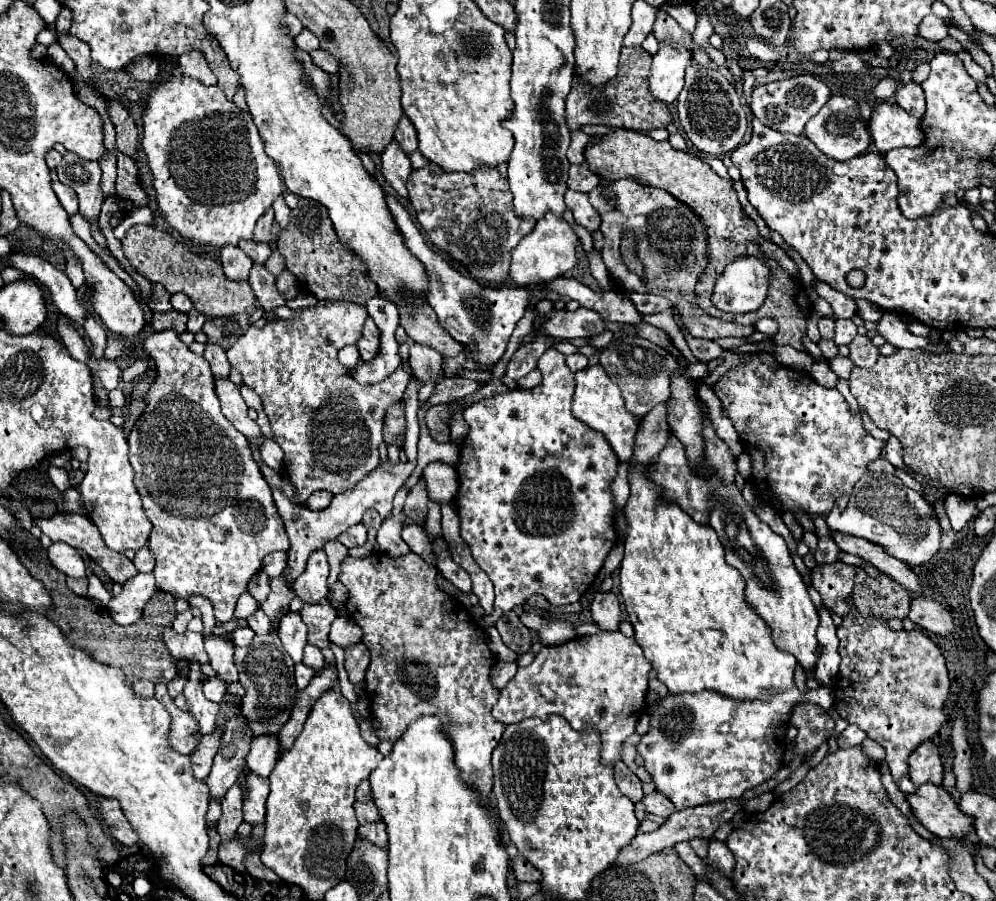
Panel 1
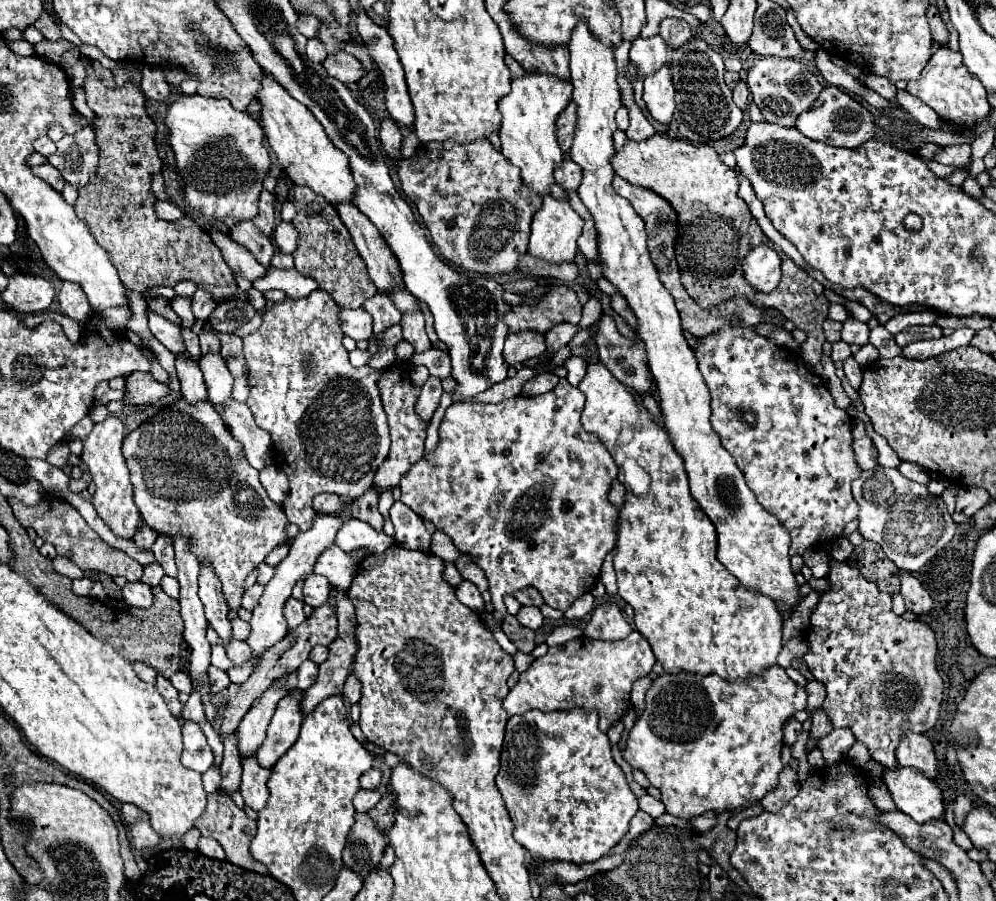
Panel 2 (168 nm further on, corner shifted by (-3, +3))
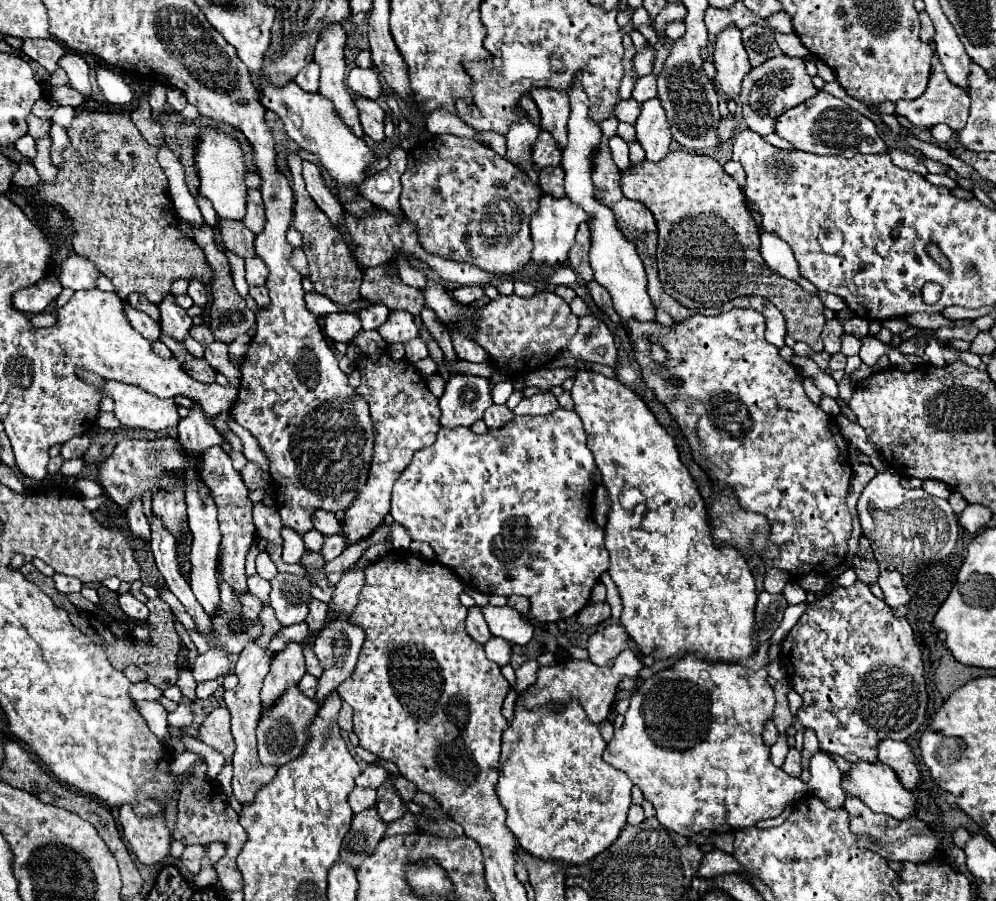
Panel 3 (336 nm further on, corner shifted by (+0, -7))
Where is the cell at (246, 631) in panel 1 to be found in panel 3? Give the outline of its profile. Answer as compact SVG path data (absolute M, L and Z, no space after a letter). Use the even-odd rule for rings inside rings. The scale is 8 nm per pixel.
M222 580L220 596L222 602L212 618L214 630L218 634L216 644L224 646L232 654L240 654L246 642L252 642L262 634L262 624L258 622L262 602L250 594L244 594L240 600L234 598L232 588L228 588Z

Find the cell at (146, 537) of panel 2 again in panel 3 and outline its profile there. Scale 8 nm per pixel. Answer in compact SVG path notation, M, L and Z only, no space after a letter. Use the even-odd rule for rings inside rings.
M134 500L132 506L126 510L126 522L128 522L128 530L132 536L150 542L150 528L148 528L148 518L142 512L142 500Z

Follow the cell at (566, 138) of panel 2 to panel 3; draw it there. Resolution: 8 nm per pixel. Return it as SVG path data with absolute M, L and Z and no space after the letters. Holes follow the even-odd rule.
M546 130L540 132L534 148L532 148L532 160L536 164L536 168L544 168L544 166L560 166L562 162L562 150L558 146L558 142L554 140L554 136Z

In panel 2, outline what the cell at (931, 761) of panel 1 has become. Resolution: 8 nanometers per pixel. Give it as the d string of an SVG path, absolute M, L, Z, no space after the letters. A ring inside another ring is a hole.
M905 732L895 750L895 758L899 766L913 766L927 778L935 778L937 774L937 760L935 760L933 744L923 734Z

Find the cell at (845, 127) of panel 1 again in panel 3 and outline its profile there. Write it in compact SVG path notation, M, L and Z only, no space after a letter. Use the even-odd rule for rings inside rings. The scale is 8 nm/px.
M820 90L814 98L806 100L804 104L784 112L778 118L774 132L780 138L788 140L796 150L814 152L814 154L822 154L822 156L842 154L846 158L852 158L856 154L888 152L888 146L878 136L878 130L868 116L856 112L846 102L834 98L832 94L828 94L824 90Z

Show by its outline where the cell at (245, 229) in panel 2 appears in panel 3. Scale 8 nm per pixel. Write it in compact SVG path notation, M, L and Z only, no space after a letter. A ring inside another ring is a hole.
M258 256L246 258L246 282L250 286L264 286L266 278L268 278L268 268L264 266L262 258Z

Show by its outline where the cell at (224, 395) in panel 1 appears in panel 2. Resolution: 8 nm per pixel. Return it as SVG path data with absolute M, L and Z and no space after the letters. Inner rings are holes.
M207 352L201 356L199 366L207 382L209 400L213 404L223 404L225 400L229 400L233 388L233 376L225 366L223 356L219 352Z

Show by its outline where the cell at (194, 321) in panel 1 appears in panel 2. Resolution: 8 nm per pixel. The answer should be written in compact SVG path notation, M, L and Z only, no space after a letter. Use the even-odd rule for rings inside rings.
M197 288L197 292L193 294L191 300L193 300L193 314L195 314L195 318L201 318L201 320L207 320L209 314L217 306L213 296L207 290L203 290L203 288Z

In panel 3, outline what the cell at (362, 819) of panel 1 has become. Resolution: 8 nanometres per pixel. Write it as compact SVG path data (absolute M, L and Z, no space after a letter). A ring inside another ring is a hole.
M354 788L350 792L350 808L352 812L364 812L368 808L372 808L376 804L376 790L368 790L368 788Z

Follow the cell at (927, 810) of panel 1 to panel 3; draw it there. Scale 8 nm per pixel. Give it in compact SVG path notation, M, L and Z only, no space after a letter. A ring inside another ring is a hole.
M858 762L852 766L848 774L844 774L842 788L850 792L852 796L860 798L866 806L870 806L872 812L882 812L892 818L912 818L916 816L916 804L918 804L918 794L912 790L904 788L902 782L896 778L896 772L890 766L884 766L882 762L878 764L868 764L868 762Z

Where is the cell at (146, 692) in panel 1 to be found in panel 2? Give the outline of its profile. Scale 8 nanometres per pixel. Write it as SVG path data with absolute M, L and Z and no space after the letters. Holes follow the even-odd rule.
M135 662L133 664L133 670L135 670L135 674L139 676L139 678L143 678L145 682L155 682L155 676L157 676L157 672L155 672L155 668L151 668L151 666L147 666L147 664L143 664L143 662Z

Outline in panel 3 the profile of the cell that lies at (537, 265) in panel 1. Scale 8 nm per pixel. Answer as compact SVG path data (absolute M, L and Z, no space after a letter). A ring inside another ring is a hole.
M544 194L540 198L540 208L536 210L536 214L532 214L530 220L530 232L532 232L532 262L538 266L546 266L546 268L556 268L562 266L568 260L568 250L574 246L574 234L580 222L586 222L588 214L576 206L570 198L554 198L550 194Z

